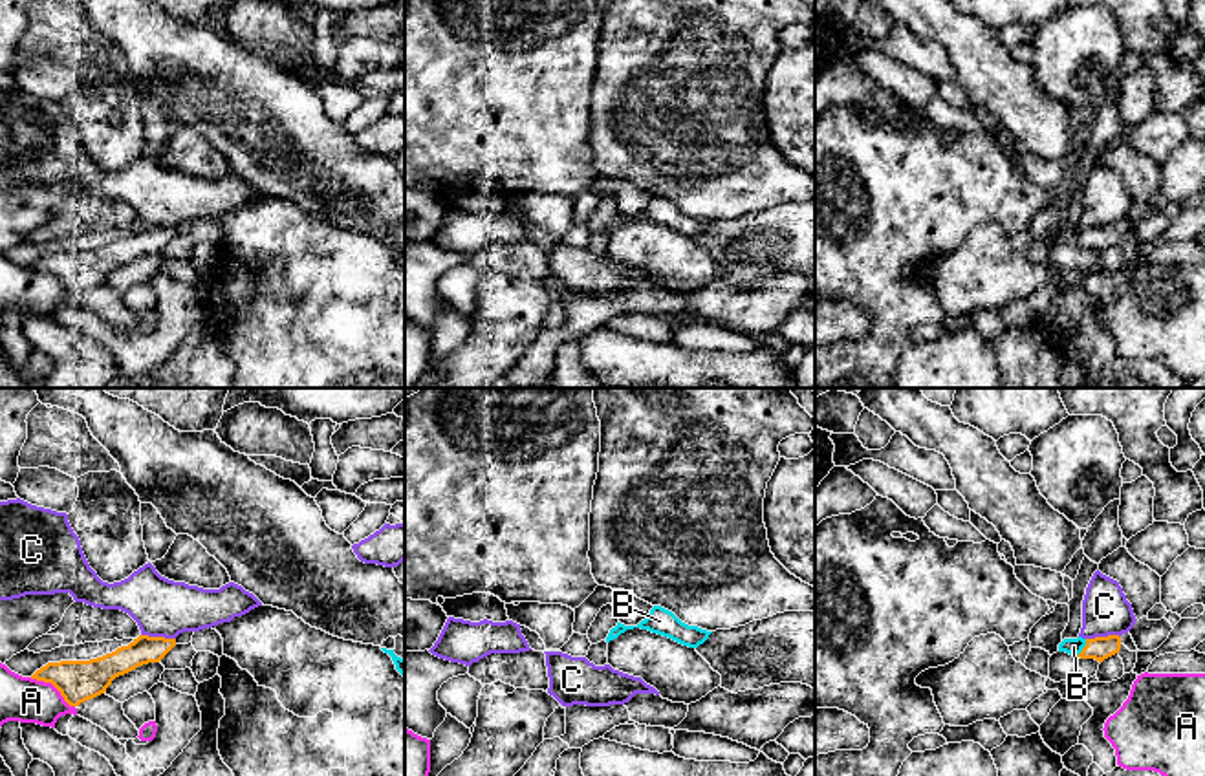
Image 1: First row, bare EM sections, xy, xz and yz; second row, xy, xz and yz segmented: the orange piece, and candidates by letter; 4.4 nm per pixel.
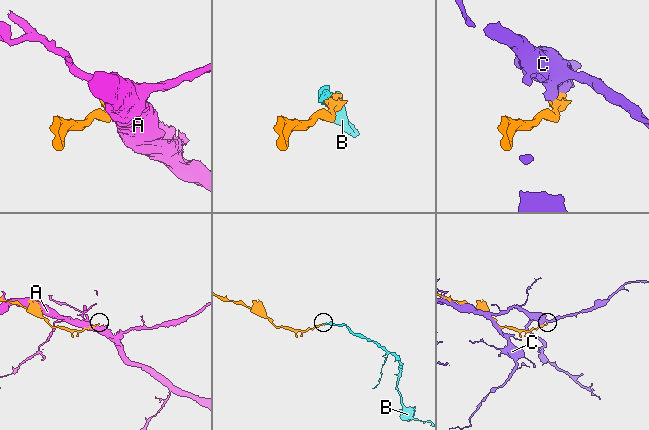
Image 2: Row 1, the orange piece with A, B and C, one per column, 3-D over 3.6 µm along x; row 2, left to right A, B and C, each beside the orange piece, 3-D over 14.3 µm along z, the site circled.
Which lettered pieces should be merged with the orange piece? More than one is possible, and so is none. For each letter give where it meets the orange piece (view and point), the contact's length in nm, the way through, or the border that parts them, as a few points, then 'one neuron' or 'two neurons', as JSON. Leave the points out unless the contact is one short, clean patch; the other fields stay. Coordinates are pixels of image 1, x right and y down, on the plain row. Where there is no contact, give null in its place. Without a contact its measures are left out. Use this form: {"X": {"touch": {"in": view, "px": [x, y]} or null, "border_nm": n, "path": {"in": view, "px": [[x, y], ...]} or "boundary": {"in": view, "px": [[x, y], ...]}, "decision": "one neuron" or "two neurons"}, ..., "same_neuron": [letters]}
{"A": {"touch": {"in": "xy", "px": [54, 275]}, "border_nm": 240, "decision": "two neurons"}, "B": {"touch": {"in": "yz", "px": [1083, 238]}, "border_nm": 90, "path": {"in": "yz", "px": [[1099, 238], [1083, 238], [1074, 237]]}, "decision": "one neuron"}, "C": {"touch": {"in": "xy", "px": [158, 227]}, "border_nm": 150, "decision": "two neurons"}, "same_neuron": ["B"]}

